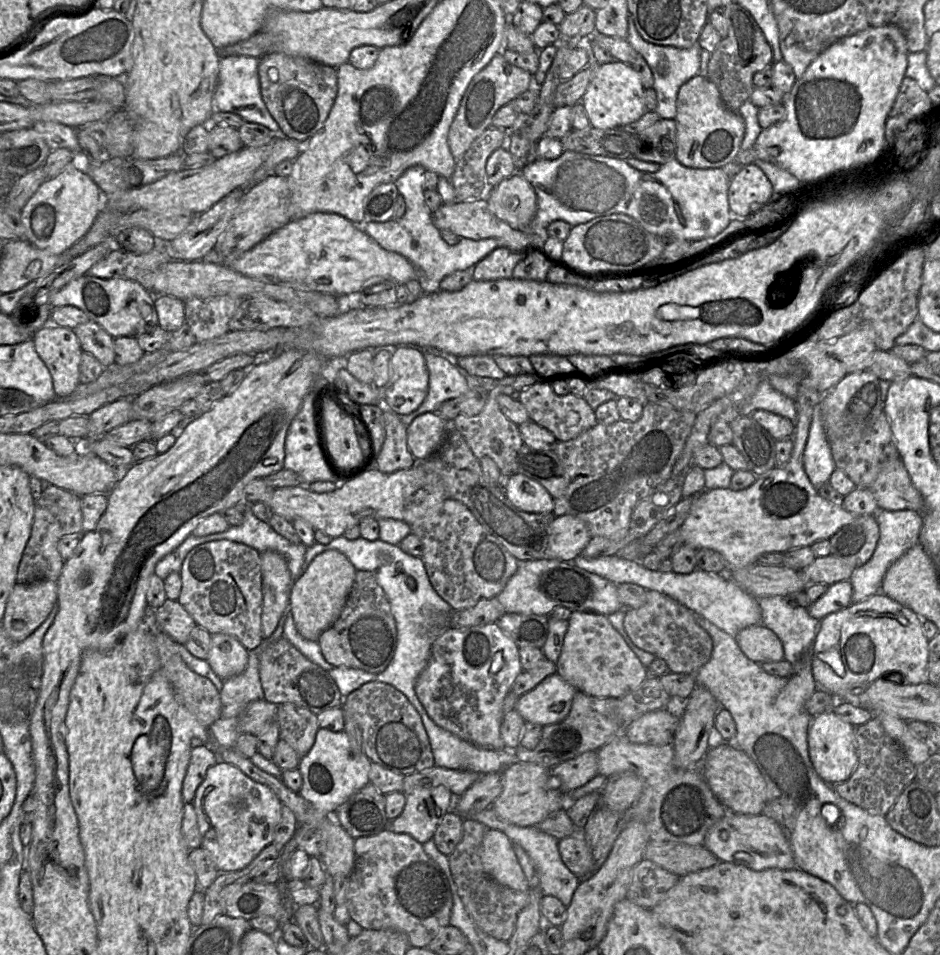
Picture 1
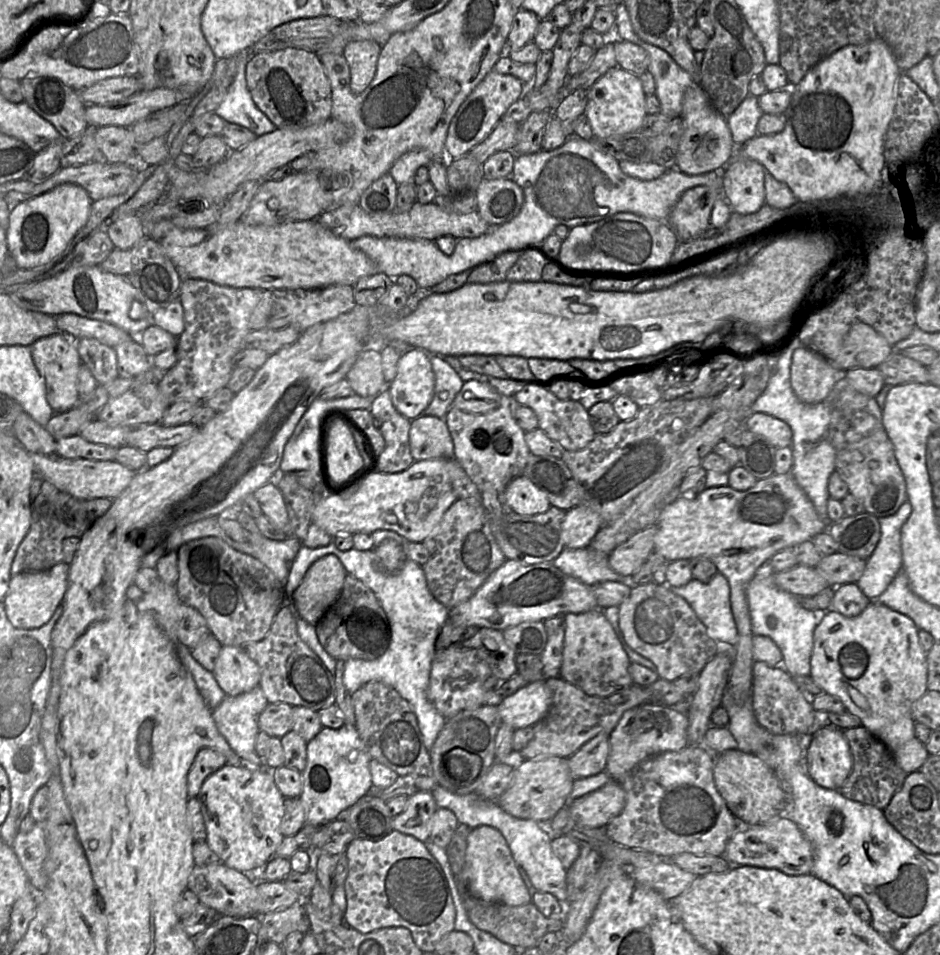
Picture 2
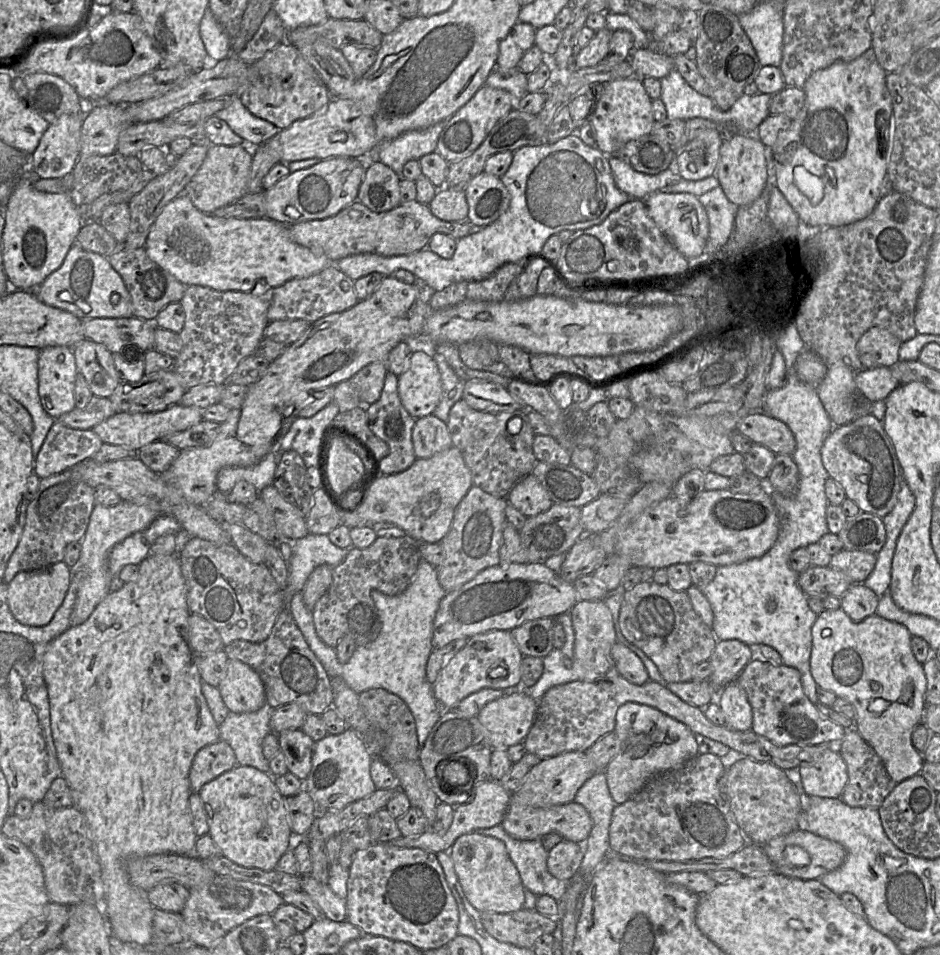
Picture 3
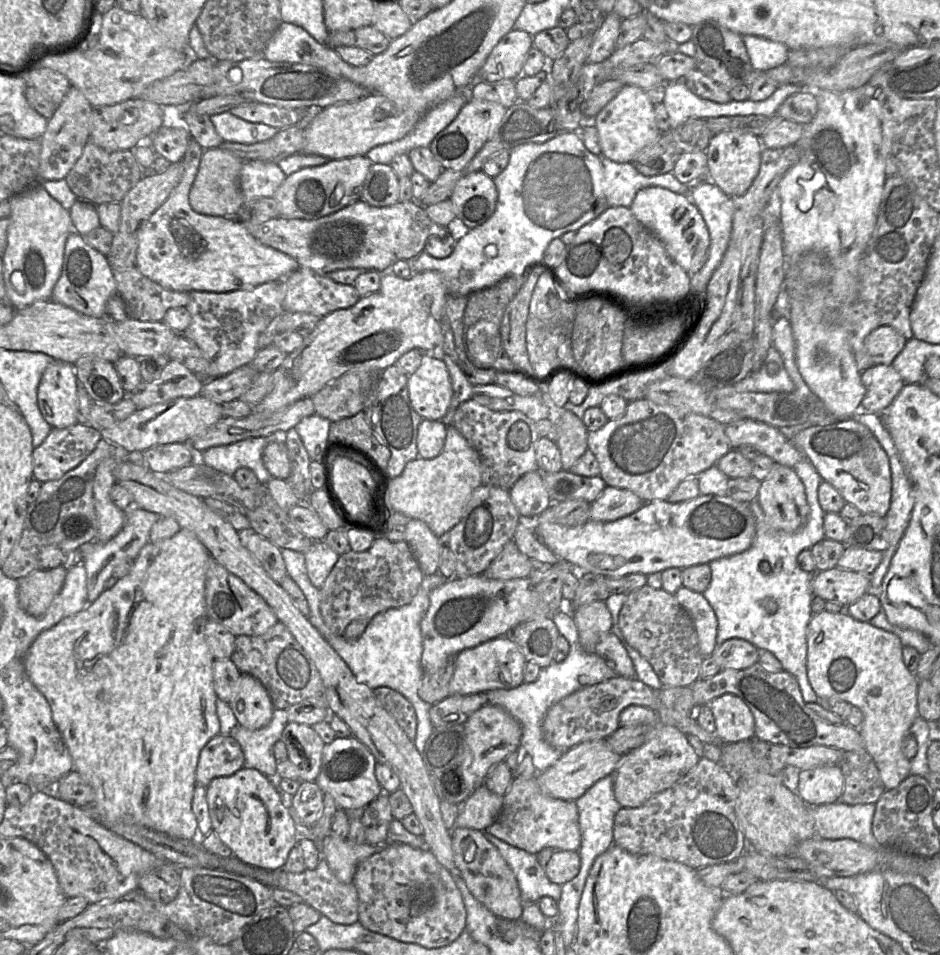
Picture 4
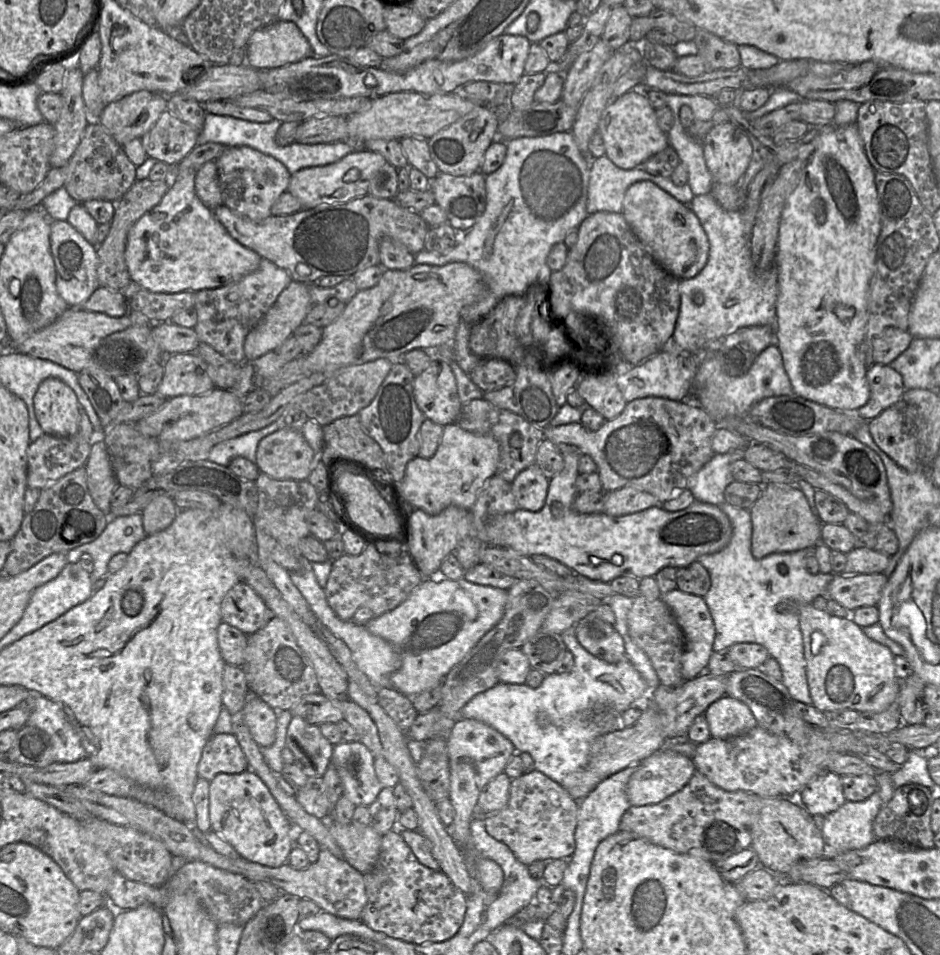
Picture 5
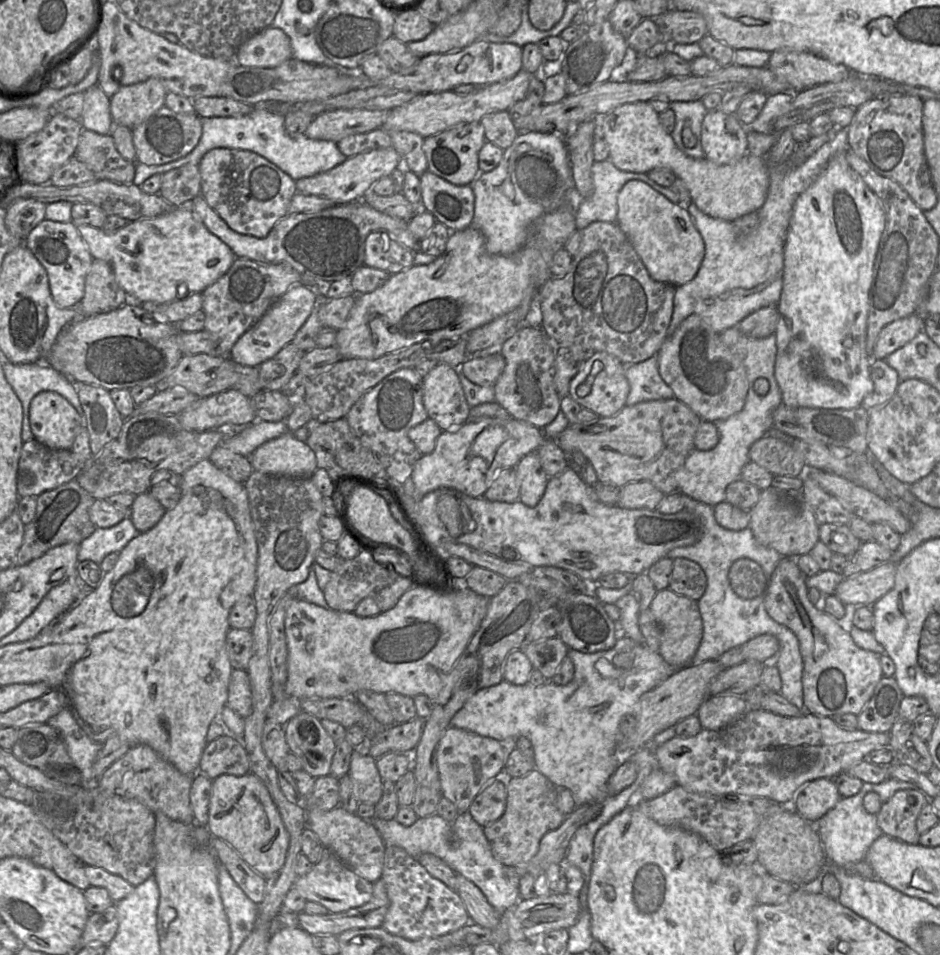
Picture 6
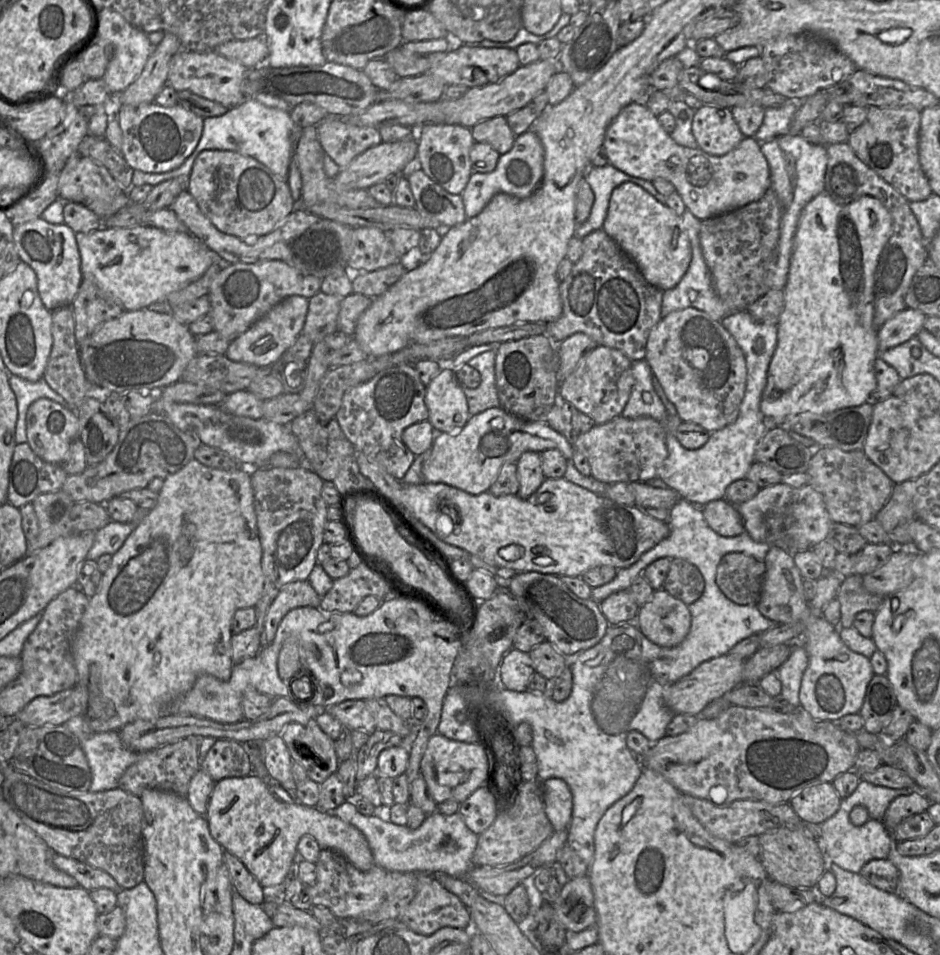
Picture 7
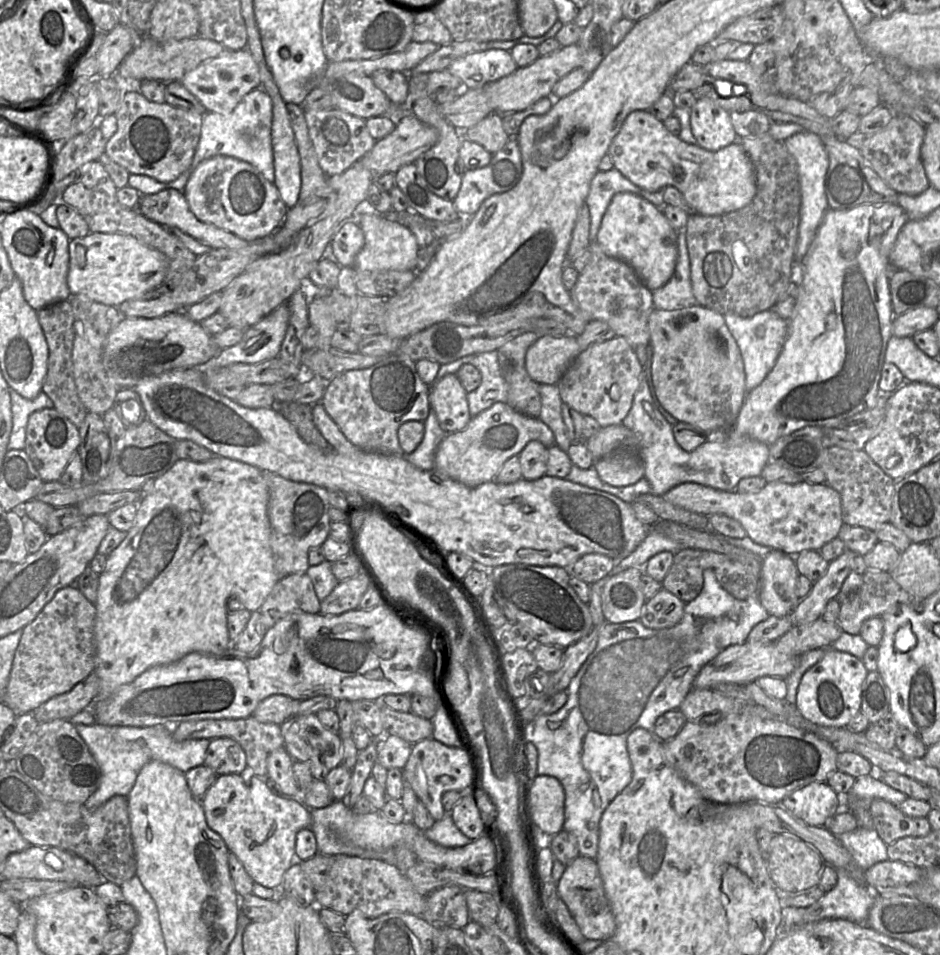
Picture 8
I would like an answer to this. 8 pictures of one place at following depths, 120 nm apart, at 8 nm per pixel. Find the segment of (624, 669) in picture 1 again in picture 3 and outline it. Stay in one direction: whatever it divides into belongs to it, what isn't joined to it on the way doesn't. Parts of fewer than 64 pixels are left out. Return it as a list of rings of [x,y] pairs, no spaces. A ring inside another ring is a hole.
[[[582,600],[570,609],[575,632],[574,658],[583,668],[583,681],[597,682],[620,676],[610,659],[611,647],[617,642],[612,613],[604,600]]]

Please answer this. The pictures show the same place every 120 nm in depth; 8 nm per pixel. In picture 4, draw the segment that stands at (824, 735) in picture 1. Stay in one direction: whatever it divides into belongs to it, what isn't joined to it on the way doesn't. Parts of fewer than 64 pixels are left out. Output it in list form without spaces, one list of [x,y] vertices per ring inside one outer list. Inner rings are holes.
[[[839,764],[800,770],[796,792],[810,807],[841,800],[845,778]]]

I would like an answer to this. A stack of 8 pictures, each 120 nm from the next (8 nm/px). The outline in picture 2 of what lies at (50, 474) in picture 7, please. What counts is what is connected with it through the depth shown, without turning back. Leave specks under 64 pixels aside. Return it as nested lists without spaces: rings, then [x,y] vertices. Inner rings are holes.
[[[80,434],[57,439],[55,454],[64,458],[116,460],[117,448],[87,441]]]

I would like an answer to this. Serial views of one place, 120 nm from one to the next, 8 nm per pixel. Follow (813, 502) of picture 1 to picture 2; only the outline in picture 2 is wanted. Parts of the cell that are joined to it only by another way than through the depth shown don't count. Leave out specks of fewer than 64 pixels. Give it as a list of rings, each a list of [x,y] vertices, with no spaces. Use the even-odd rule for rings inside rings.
[[[805,346],[792,355],[790,383],[798,399],[806,404],[824,401],[840,375],[833,363]],[[774,473],[758,480],[746,491],[738,491],[727,485],[709,487],[691,497],[680,495],[661,510],[656,523],[653,550],[667,562],[708,558],[729,582],[738,640],[734,645],[734,662],[727,692],[736,704],[742,704],[751,697],[753,684],[754,634],[746,595],[749,582],[775,553],[812,540],[828,527],[829,523],[819,517],[812,502],[790,473]]]

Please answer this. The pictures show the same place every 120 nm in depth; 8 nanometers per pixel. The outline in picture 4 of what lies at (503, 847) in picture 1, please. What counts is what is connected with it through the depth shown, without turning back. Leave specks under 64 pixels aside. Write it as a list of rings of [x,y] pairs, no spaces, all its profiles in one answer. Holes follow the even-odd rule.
[[[455,828],[450,833],[456,869],[471,894],[498,918],[520,919],[523,904],[517,880],[498,849],[485,838],[483,831]]]

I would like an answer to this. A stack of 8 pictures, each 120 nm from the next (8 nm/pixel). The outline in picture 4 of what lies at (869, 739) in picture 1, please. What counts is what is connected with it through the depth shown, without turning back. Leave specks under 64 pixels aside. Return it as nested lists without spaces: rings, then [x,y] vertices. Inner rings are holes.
[[[866,749],[844,752],[840,767],[845,778],[841,797],[844,803],[876,804],[886,791],[878,767]]]

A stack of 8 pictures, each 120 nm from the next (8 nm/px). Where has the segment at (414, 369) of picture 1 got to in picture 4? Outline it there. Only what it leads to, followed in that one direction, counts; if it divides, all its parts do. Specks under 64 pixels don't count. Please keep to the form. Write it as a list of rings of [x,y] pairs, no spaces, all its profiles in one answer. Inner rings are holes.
[[[422,352],[419,368],[408,376],[410,403],[422,419],[442,420],[453,395],[449,372],[443,360]]]

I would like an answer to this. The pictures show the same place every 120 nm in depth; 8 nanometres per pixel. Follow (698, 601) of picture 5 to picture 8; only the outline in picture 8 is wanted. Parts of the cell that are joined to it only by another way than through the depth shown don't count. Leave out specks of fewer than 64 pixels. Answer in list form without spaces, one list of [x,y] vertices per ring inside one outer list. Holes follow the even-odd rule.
[[[661,588],[643,606],[639,621],[647,628],[670,628],[679,623],[685,604],[675,595]]]

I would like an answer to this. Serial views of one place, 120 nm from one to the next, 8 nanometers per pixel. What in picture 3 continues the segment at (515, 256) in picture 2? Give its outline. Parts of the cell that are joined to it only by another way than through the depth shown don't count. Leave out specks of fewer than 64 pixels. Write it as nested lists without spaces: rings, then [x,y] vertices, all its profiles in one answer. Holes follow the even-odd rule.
[[[525,261],[508,262],[489,277],[470,281],[467,286],[466,299],[475,301],[500,301],[504,299],[507,288],[525,268]]]

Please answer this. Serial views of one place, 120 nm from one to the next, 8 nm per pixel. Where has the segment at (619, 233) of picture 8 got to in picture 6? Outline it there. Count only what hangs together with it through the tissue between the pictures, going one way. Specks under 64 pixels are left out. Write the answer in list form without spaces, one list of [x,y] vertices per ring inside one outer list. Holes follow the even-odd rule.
[[[640,180],[628,181],[620,190],[617,202],[616,223],[629,239],[650,277],[674,287],[690,282],[703,261],[705,244],[686,206],[670,202]]]

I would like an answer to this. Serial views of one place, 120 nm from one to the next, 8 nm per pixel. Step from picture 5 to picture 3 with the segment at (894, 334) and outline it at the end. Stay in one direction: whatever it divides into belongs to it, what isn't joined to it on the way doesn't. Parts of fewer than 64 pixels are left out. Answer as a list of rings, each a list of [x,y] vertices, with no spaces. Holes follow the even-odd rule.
[[[883,327],[868,329],[857,342],[857,351],[863,369],[890,367],[899,360],[902,342]]]

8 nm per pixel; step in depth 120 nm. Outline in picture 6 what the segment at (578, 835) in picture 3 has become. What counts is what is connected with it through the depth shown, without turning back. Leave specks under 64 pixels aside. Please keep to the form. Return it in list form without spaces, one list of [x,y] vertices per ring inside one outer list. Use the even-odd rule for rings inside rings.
[[[538,770],[527,775],[506,778],[507,799],[504,814],[495,822],[483,827],[493,856],[506,866],[525,865],[539,850],[543,836],[558,828],[566,816],[557,807],[558,787]]]

